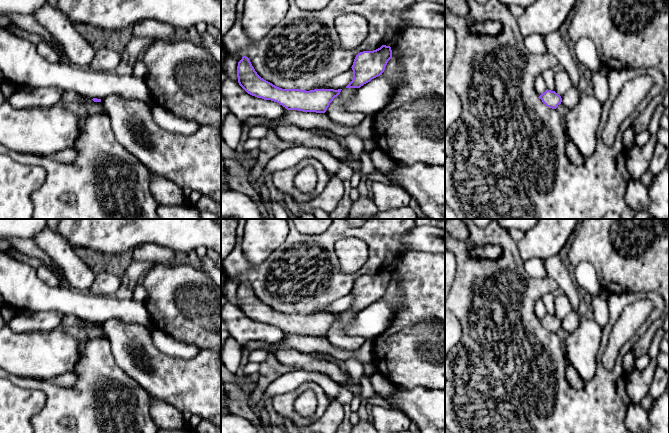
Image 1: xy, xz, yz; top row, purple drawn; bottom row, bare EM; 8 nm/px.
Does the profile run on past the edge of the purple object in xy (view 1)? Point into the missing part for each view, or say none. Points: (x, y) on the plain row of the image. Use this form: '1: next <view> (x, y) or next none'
1: next none

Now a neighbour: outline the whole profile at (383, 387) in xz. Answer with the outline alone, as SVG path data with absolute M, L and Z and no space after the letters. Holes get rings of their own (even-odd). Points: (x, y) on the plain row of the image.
M374 373L372 376L370 376L370 381L378 396L390 396L394 390L392 383L379 373Z

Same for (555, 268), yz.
M554 255L544 260L544 266L547 272L547 276L552 278L558 285L558 287L567 295L569 298L573 311L578 311L580 308L580 294L579 287L573 283L569 272L562 262L559 255Z

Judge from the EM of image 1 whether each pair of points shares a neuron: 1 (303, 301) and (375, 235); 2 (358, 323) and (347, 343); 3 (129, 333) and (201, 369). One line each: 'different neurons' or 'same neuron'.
1: same neuron
2: different neurons
3: same neuron

